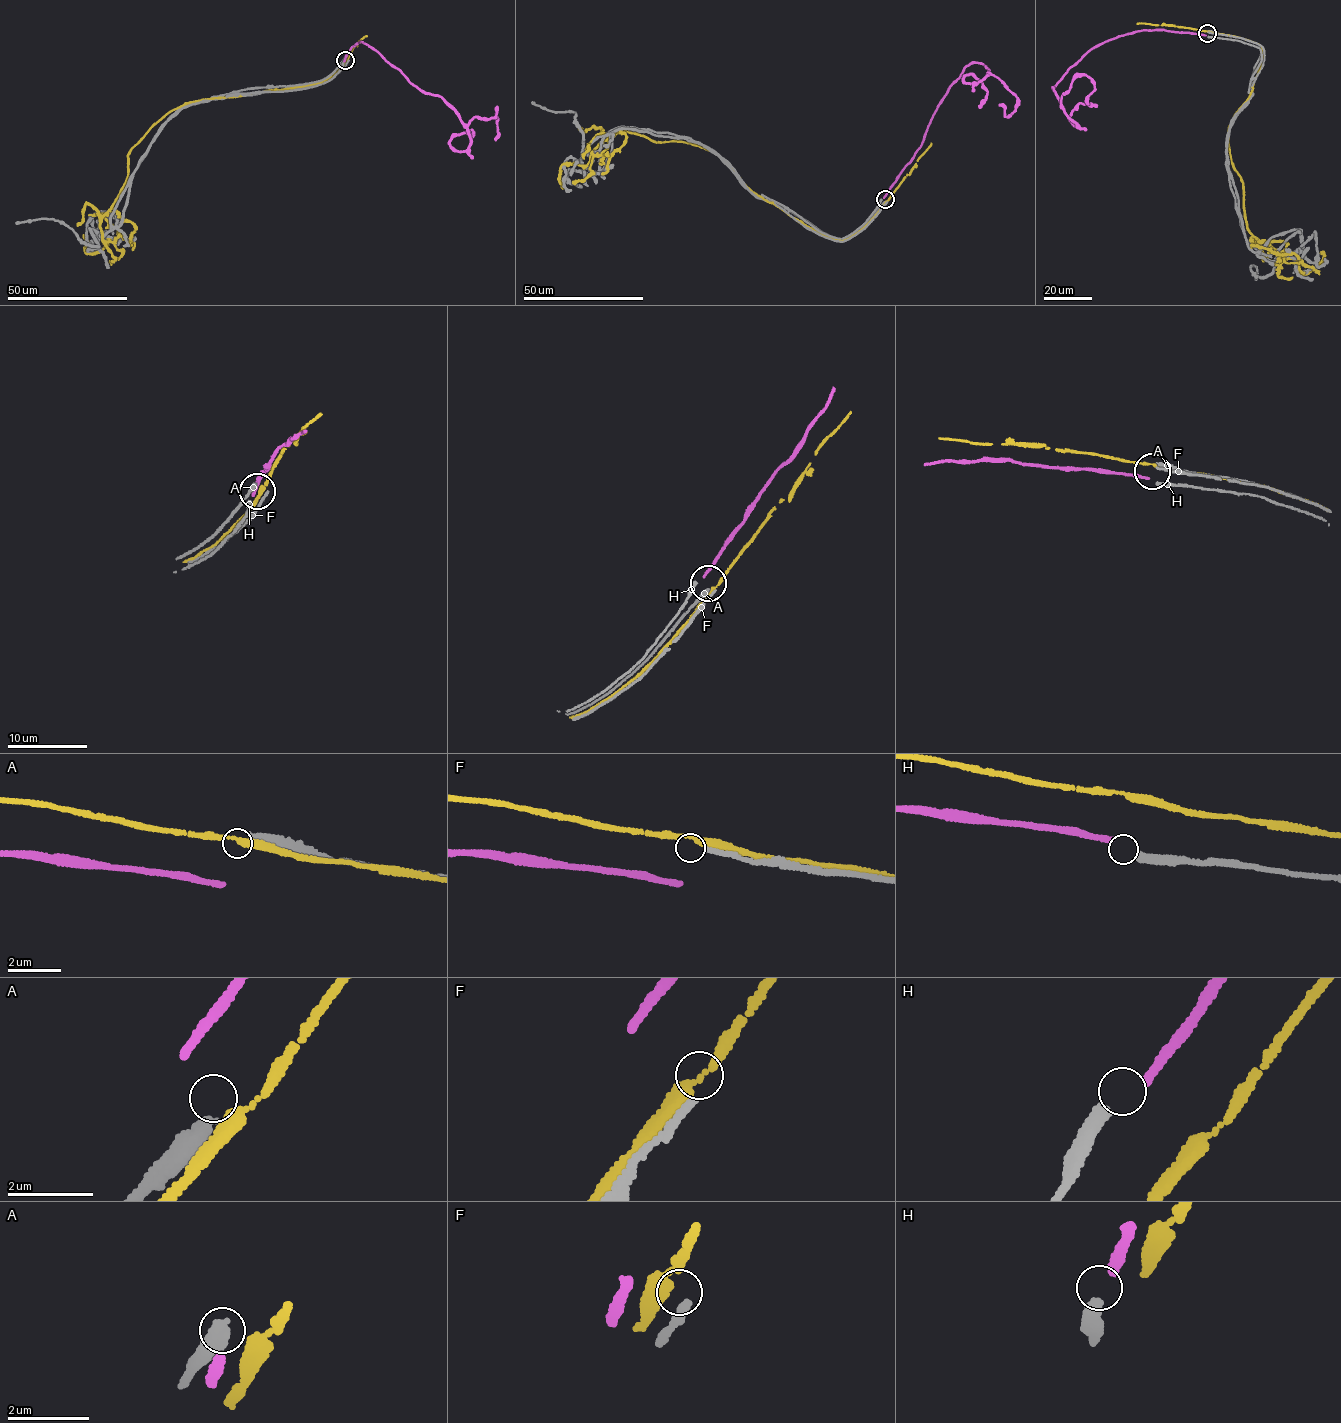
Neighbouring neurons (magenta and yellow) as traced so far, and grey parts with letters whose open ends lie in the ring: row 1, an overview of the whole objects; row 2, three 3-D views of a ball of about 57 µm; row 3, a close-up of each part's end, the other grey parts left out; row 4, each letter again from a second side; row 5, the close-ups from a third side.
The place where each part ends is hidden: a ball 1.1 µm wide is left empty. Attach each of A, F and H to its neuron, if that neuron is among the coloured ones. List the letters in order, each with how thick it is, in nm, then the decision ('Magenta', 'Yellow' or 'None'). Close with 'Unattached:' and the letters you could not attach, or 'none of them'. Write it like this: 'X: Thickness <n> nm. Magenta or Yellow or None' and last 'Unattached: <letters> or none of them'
A: Thickness 360 nm. None
F: Thickness 180 nm. None
H: Thickness 360 nm. None
Unattached: A, F, H

